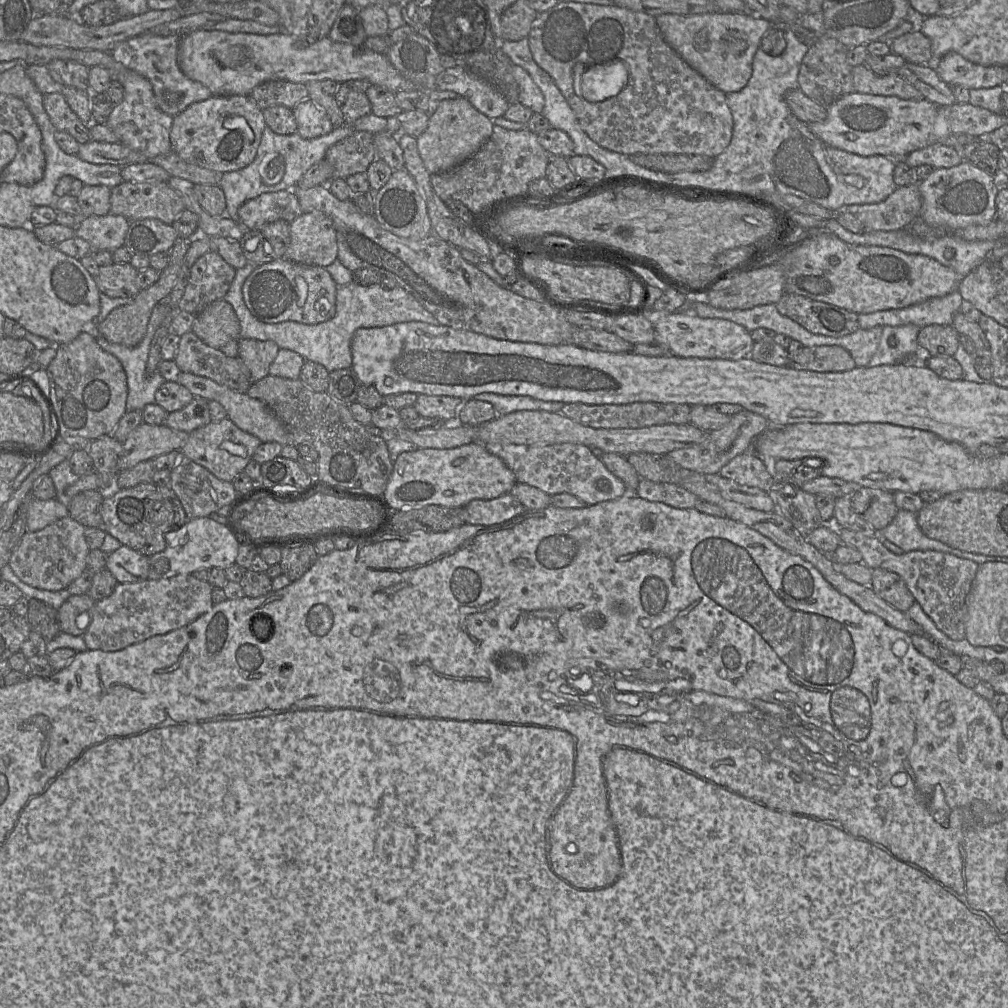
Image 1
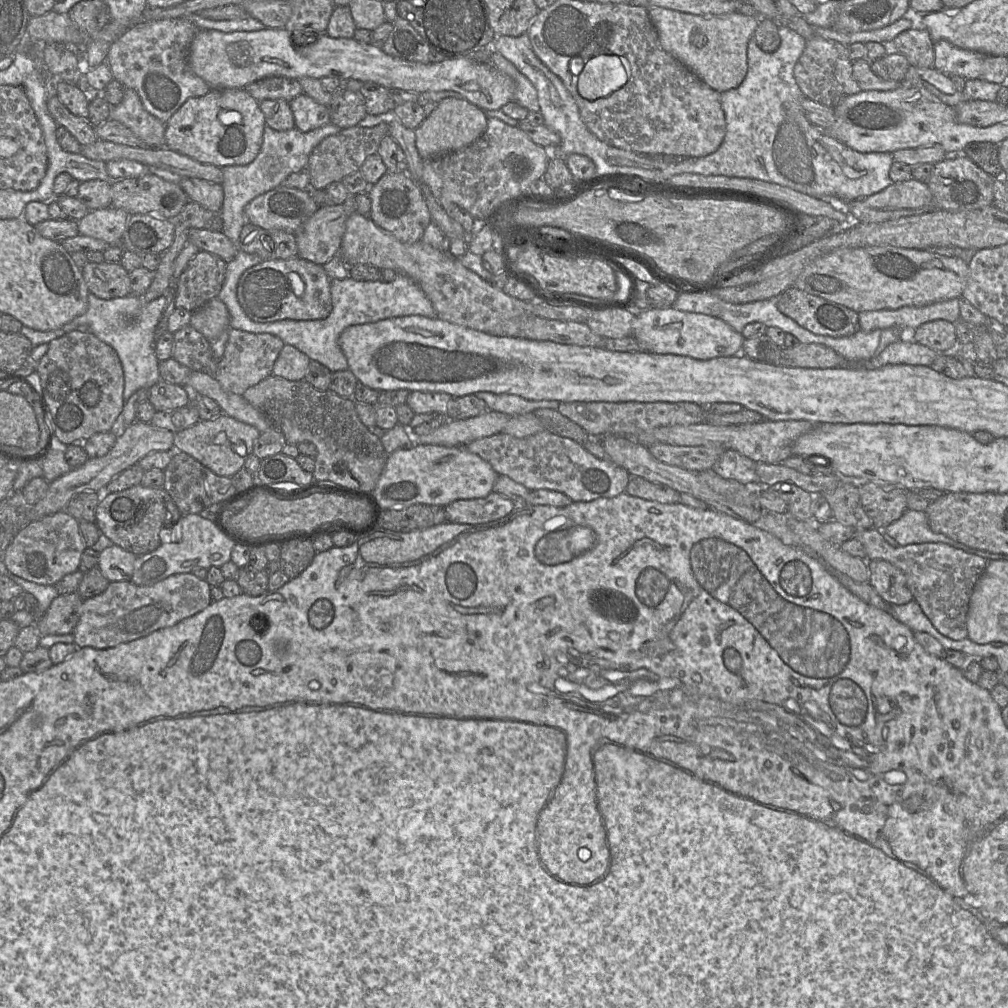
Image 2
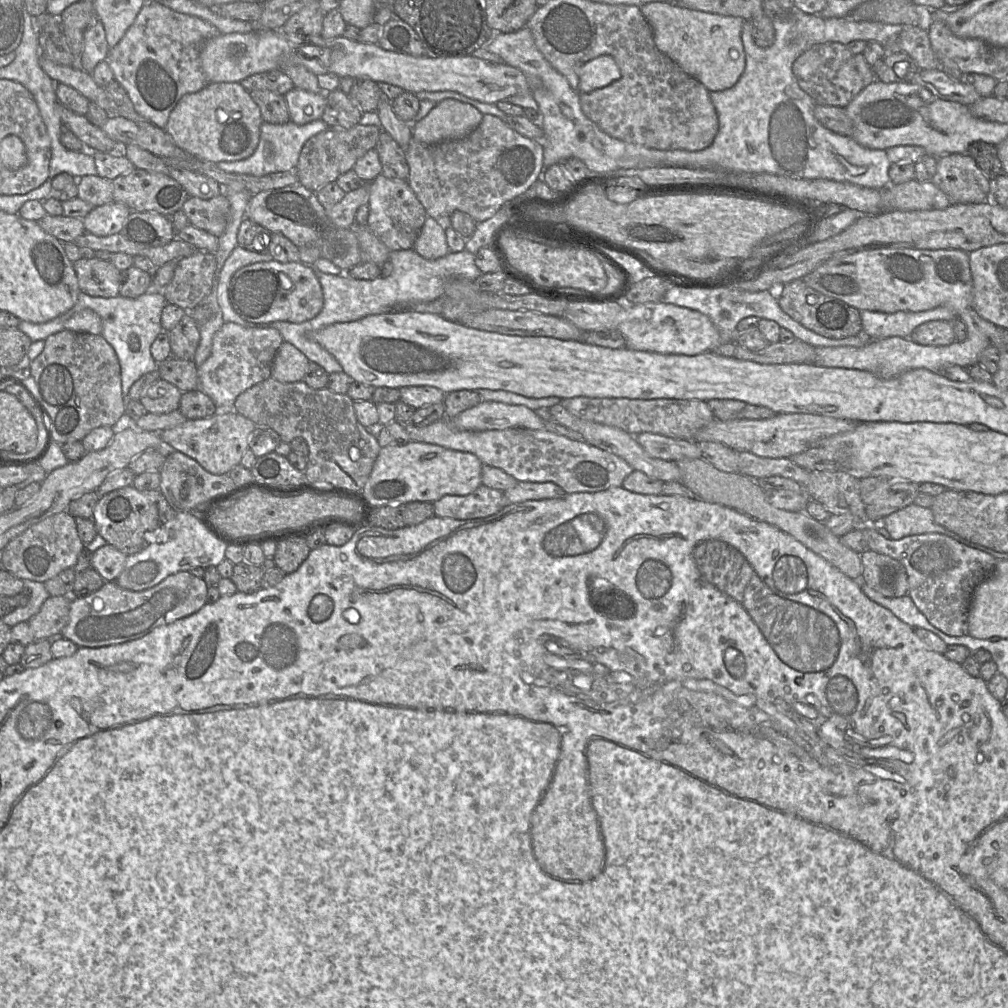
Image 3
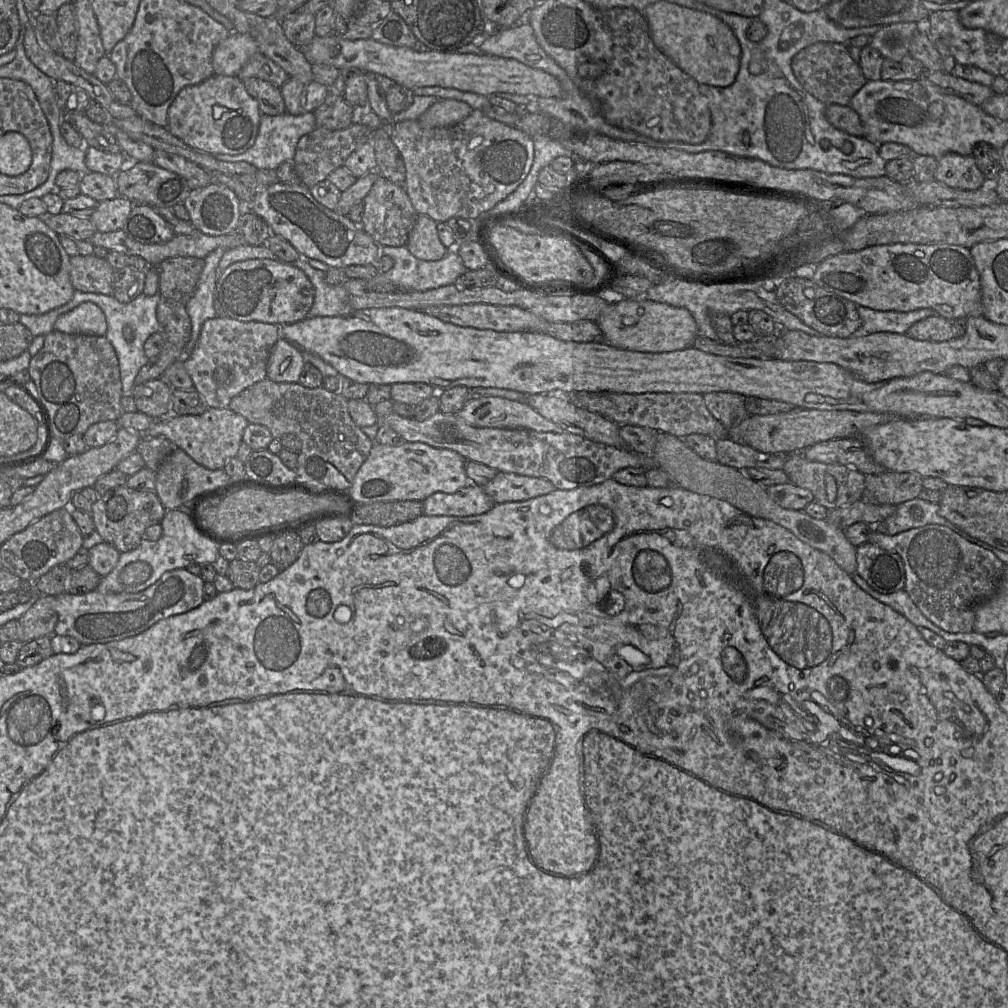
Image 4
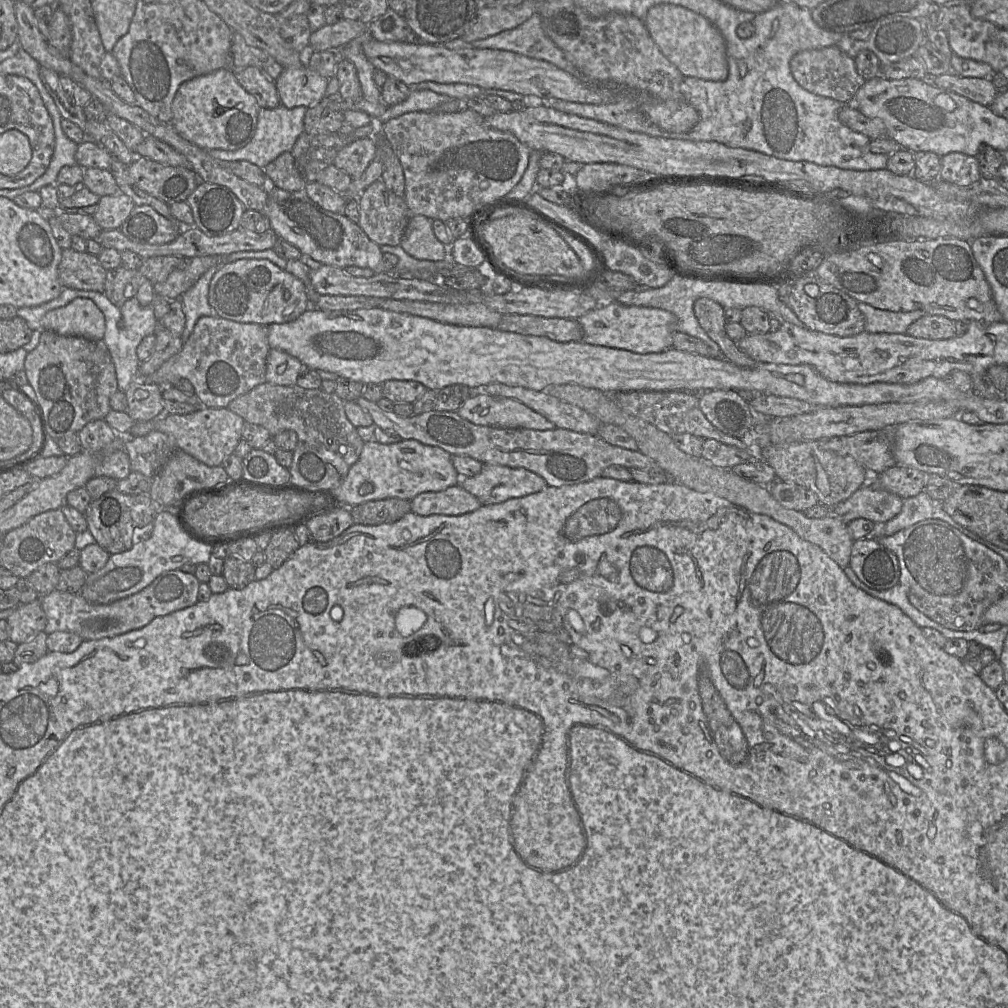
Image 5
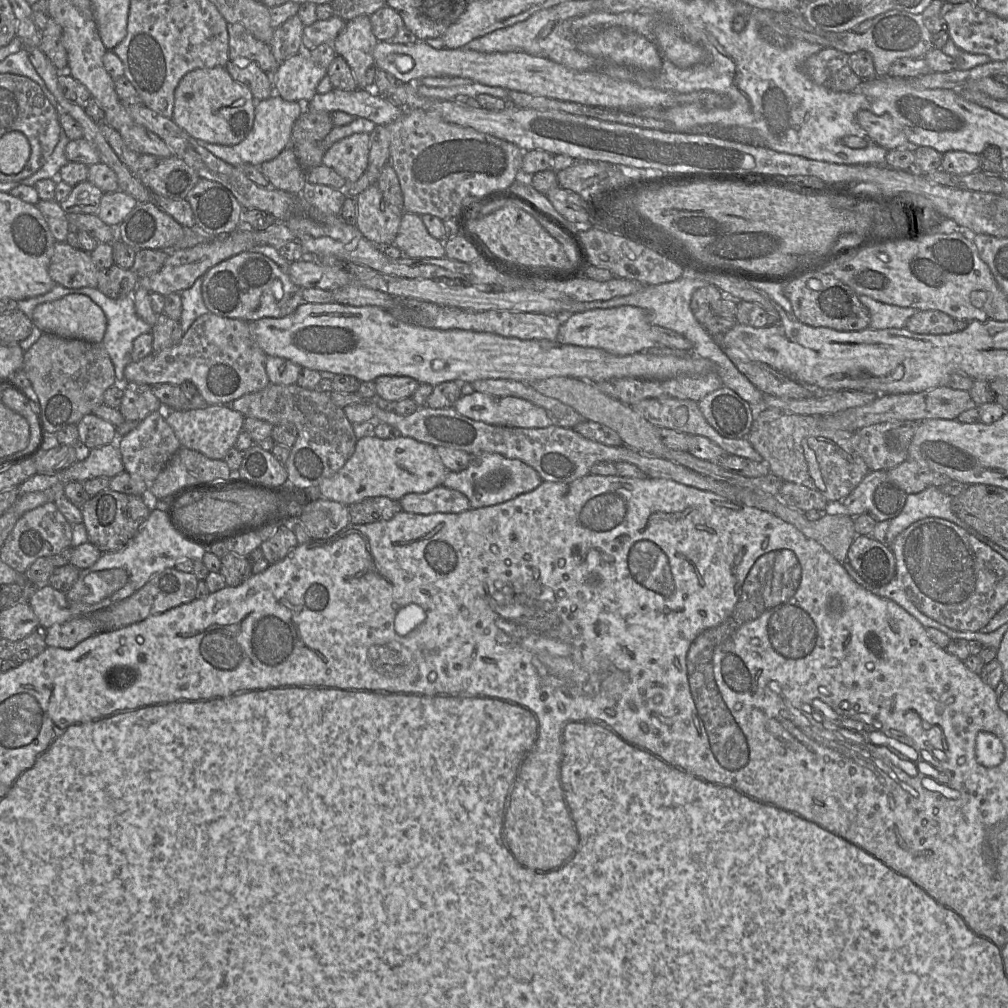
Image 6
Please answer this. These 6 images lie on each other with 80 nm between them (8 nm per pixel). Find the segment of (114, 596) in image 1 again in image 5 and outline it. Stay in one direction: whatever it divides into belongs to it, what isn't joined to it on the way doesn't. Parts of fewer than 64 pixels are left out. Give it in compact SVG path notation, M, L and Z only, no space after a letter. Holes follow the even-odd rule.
M180 569L171 570L159 575L141 591L104 605L91 604L79 593L67 593L55 589L39 596L47 618L44 632L49 635L55 631L68 631L84 640L114 637L142 628L156 617L193 606L198 602L199 585L200 581L193 574L182 572Z

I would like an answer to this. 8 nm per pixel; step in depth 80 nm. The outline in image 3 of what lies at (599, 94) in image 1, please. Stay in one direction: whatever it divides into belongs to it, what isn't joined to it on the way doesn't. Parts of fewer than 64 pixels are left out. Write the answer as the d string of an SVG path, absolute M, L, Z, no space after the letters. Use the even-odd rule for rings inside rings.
M601 55L586 62L579 69L579 89L589 93L611 84L620 76L615 60L610 55Z

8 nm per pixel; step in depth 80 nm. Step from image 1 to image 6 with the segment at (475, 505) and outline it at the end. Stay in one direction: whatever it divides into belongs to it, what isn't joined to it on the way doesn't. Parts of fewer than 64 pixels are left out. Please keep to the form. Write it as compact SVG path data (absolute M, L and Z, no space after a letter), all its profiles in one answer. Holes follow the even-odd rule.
M444 486L424 493L406 494L399 502L402 511L422 515L459 513L471 508L468 498L463 493Z

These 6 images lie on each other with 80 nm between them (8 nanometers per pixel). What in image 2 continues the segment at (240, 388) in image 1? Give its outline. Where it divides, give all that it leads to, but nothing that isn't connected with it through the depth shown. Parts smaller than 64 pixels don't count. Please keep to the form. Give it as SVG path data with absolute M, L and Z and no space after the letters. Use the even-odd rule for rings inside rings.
M190 324L174 335L172 357L192 371L206 373L215 378L220 359L213 356L210 342Z

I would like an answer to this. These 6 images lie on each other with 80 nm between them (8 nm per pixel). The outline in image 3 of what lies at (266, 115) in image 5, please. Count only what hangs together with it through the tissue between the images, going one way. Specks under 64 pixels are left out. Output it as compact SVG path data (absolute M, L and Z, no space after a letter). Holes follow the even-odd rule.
M315 120L304 125L292 121L284 124L271 124L264 121L260 129L260 140L255 152L247 159L237 161L223 161L216 163L225 172L264 176L275 172L294 171L301 149L308 139L326 130L328 125Z

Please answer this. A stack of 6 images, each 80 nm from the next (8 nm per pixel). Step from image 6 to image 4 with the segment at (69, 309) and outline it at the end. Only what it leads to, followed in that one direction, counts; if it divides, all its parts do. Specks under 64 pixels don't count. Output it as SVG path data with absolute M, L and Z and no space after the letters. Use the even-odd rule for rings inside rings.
M83 302L71 311L60 315L54 329L67 334L105 336L106 318L93 302Z

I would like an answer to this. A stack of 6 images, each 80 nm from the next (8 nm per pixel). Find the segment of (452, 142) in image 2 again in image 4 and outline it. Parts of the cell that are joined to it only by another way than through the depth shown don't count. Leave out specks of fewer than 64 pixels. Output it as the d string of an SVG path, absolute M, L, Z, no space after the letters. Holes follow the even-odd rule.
M448 98L432 105L418 121L424 128L449 127L463 121L472 110L465 102Z

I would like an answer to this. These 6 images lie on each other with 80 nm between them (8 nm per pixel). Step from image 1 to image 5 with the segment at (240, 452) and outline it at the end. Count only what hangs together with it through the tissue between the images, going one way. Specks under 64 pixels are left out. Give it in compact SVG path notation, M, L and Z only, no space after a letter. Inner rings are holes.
M226 408L202 409L184 415L166 413L161 417L146 422L136 422L129 430L134 437L145 436L152 431L158 431L172 436L177 448L185 451L207 466L220 466L225 458L233 454L242 439L242 429L245 420L238 414Z

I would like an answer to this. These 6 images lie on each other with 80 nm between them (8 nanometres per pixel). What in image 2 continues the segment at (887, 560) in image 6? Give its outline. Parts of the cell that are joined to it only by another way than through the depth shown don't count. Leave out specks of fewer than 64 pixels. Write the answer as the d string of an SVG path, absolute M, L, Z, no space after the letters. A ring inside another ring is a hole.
M867 560L869 584L889 605L902 605L913 600L903 572L886 560Z

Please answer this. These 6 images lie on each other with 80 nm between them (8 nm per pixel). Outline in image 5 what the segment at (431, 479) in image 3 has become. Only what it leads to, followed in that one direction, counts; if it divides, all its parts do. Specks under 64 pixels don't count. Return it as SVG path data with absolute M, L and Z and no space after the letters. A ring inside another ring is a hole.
M415 439L396 443L364 443L359 459L351 466L343 482L333 491L340 505L354 507L371 500L400 498L411 501L423 492L438 492L455 486L461 477L452 464L452 455L444 449Z

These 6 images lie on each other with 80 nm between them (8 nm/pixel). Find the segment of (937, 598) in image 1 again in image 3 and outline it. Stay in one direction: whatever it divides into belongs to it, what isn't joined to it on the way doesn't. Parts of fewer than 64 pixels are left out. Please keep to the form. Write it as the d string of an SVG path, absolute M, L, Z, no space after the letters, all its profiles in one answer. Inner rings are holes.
M867 525L863 528L863 532L869 550L888 555L904 566L908 577L908 595L929 623L950 636L959 637L968 634L968 612L973 592L993 572L998 562L995 557L940 533L925 533L893 540L884 537L877 530L877 526Z

